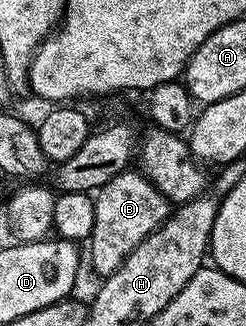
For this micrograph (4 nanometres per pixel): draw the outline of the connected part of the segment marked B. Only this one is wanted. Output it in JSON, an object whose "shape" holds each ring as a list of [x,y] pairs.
{"shape":[[[129,169],[118,173],[108,184],[95,192],[94,229],[86,247],[86,259],[92,262],[100,277],[107,277],[120,268],[122,261],[154,229],[168,220],[170,204],[166,196],[139,170]]]}

